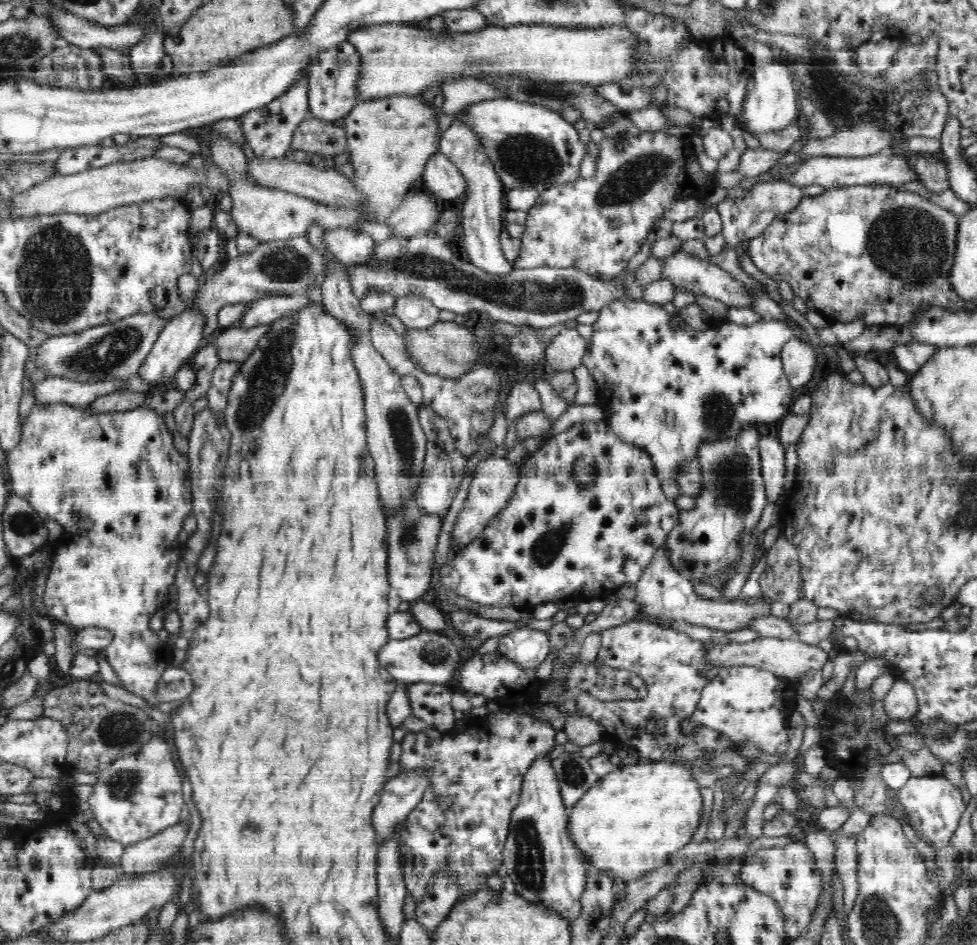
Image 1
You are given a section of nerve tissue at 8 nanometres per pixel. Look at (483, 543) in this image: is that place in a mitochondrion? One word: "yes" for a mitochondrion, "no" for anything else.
no

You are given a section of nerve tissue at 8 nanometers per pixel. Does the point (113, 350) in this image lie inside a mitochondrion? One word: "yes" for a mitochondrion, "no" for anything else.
yes

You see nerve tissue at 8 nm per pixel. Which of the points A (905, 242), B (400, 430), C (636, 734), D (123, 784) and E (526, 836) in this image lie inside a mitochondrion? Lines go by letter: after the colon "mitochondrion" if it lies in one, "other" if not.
A: mitochondrion
B: mitochondrion
C: other
D: mitochondrion
E: mitochondrion

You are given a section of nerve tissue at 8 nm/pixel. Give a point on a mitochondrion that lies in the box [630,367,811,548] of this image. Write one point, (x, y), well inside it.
(732, 487)

